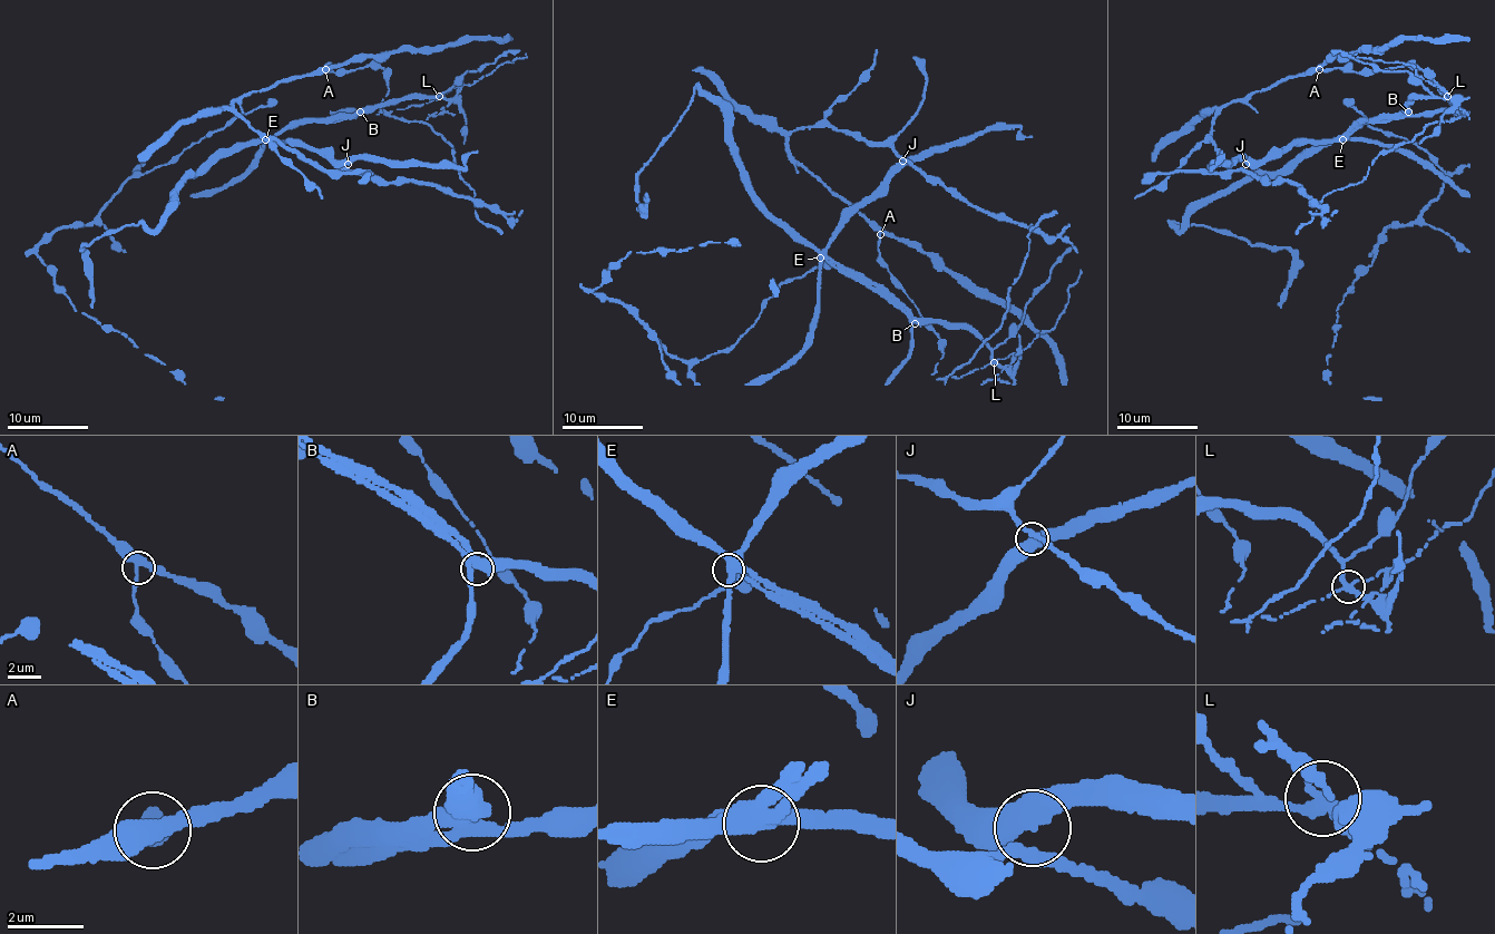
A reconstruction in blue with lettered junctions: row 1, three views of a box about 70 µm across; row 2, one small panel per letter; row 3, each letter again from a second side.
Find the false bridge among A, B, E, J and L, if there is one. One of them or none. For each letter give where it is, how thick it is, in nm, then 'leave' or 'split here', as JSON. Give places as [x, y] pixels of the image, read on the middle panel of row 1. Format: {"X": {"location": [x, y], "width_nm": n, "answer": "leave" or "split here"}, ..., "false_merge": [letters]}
{"A": {"location": [880, 234], "width_nm": 320, "answer": "leave"}, "B": {"location": [915, 323], "width_nm": 400, "answer": "leave"}, "E": {"location": [820, 258], "width_nm": 440, "answer": "leave"}, "J": {"location": [902, 161], "width_nm": 360, "answer": "leave"}, "L": {"location": [994, 362], "width_nm": 320, "answer": "split here"}, "false_merge": ["L"]}

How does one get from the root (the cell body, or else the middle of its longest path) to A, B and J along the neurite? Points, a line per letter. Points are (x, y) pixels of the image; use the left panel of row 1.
A: (276, 134), (271, 139), (299, 139), (348, 168), (310, 164), (232, 109), (253, 91), (325, 69)
B: (276, 134), (299, 122), (340, 122), (360, 112)
J: (276, 134), (271, 139), (299, 139), (348, 164)

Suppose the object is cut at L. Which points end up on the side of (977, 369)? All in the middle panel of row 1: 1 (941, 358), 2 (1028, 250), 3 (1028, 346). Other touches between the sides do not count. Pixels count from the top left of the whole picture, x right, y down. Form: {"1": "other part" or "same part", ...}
{"1": "other part", "2": "same part", "3": "same part"}

